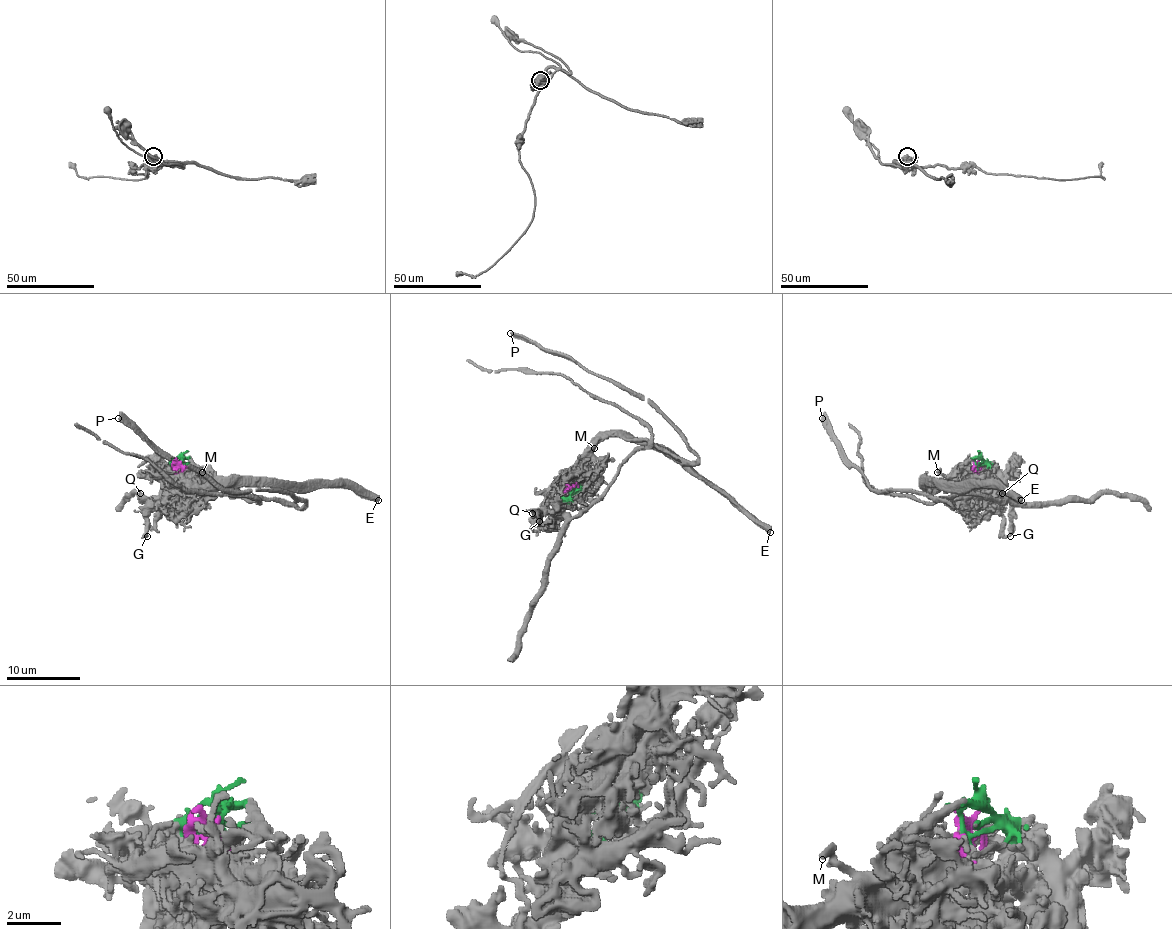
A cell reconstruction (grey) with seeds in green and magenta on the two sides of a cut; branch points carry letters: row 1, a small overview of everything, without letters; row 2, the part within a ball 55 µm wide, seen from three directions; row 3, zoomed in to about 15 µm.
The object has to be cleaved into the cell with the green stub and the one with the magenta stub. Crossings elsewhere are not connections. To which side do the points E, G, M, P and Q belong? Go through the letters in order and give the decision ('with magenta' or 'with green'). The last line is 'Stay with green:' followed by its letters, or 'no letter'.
E: with magenta
G: with green
M: with magenta
P: with magenta
Q: with green
Stay with green: G, Q

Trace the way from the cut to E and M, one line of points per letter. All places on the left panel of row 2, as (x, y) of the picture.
E: (175, 458), (202, 486), (362, 486), (378, 500)
M: (175, 458), (191, 475), (202, 473)

